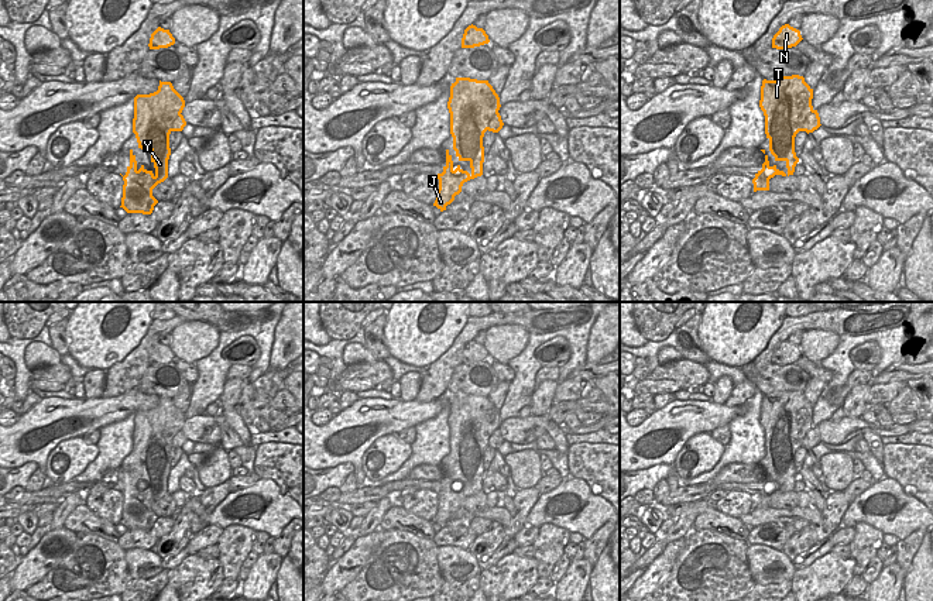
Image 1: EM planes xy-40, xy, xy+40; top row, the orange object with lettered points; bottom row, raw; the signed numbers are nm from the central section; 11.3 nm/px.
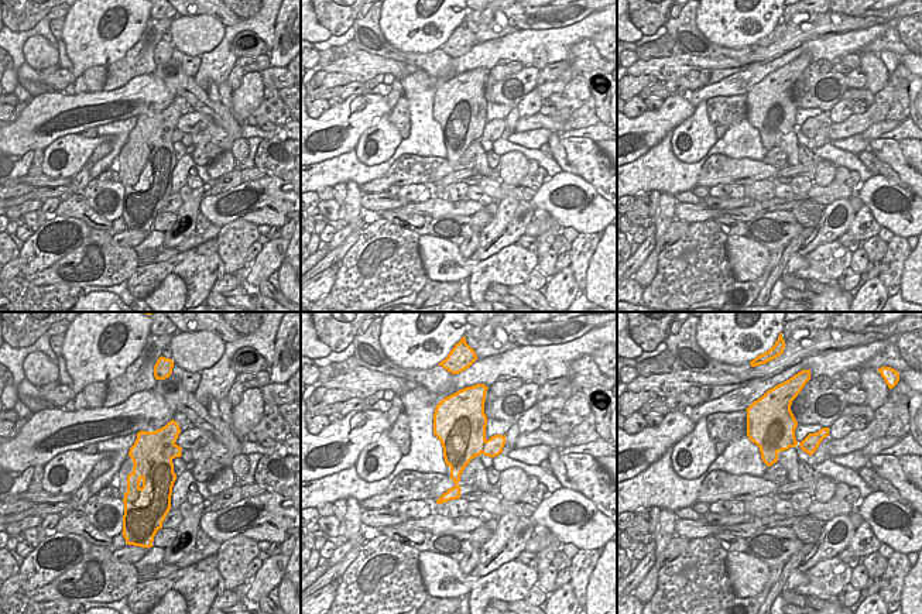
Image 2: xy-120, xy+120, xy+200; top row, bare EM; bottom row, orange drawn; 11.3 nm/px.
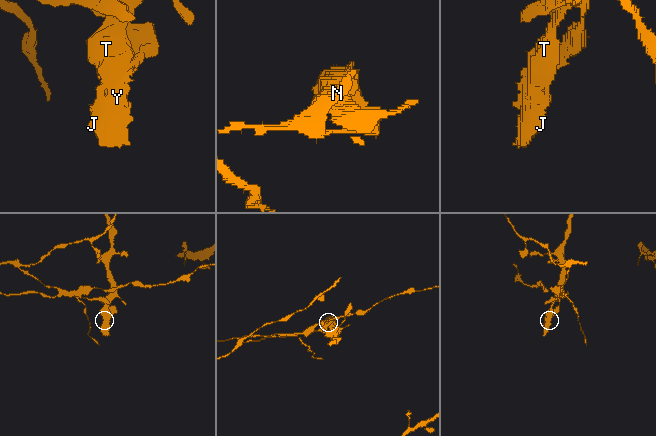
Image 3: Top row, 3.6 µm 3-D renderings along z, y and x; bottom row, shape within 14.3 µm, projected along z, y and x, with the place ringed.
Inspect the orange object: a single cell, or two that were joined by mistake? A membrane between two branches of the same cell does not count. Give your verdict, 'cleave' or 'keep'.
cleave

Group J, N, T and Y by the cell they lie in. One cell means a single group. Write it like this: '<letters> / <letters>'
J T Y / N

